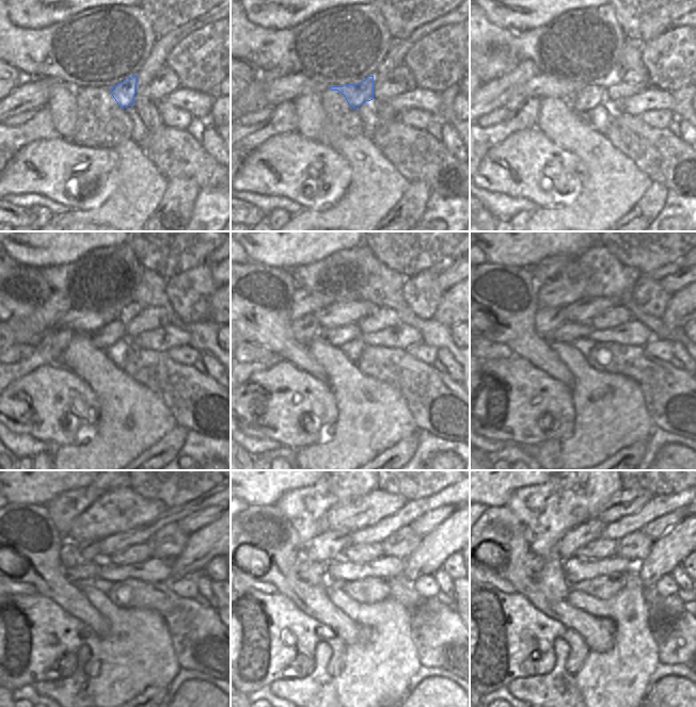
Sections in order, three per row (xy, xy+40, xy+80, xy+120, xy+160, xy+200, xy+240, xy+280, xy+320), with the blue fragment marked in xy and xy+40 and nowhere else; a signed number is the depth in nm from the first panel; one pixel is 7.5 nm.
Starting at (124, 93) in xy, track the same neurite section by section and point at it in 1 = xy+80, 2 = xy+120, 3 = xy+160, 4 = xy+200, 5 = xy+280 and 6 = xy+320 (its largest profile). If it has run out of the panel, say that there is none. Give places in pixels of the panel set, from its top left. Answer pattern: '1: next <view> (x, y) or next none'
1: next xy+80 (591, 95)
2: next xy+120 (105, 337)
3: next xy+160 (337, 336)
4: next xy+200 (568, 333)
5: next xy+280 (311, 572)
6: next xy+320 (535, 563)

